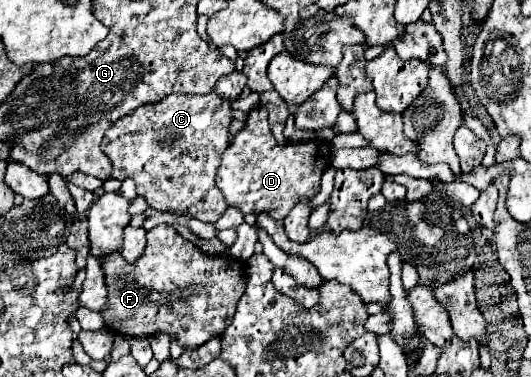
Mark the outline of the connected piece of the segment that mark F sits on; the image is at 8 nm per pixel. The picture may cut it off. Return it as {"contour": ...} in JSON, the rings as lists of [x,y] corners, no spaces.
{"contour":[[[157,225],[153,227],[149,233],[147,233],[147,247],[145,247],[145,253],[143,257],[135,263],[135,265],[129,265],[121,255],[113,253],[113,257],[105,257],[103,261],[103,269],[105,269],[105,281],[107,281],[107,289],[109,289],[109,305],[105,311],[101,311],[103,319],[105,319],[105,325],[119,333],[119,335],[125,335],[125,337],[149,337],[153,333],[167,333],[167,335],[175,335],[181,343],[183,349],[197,349],[201,347],[203,343],[207,343],[211,337],[215,335],[221,335],[225,331],[225,327],[229,325],[229,321],[233,319],[233,313],[235,313],[235,307],[237,307],[237,301],[241,299],[241,295],[245,293],[245,277],[243,277],[243,271],[245,271],[245,265],[239,263],[237,259],[229,257],[229,255],[207,255],[203,251],[199,251],[199,247],[195,247],[191,241],[183,239],[179,233],[173,231],[173,227],[169,225]]]}

